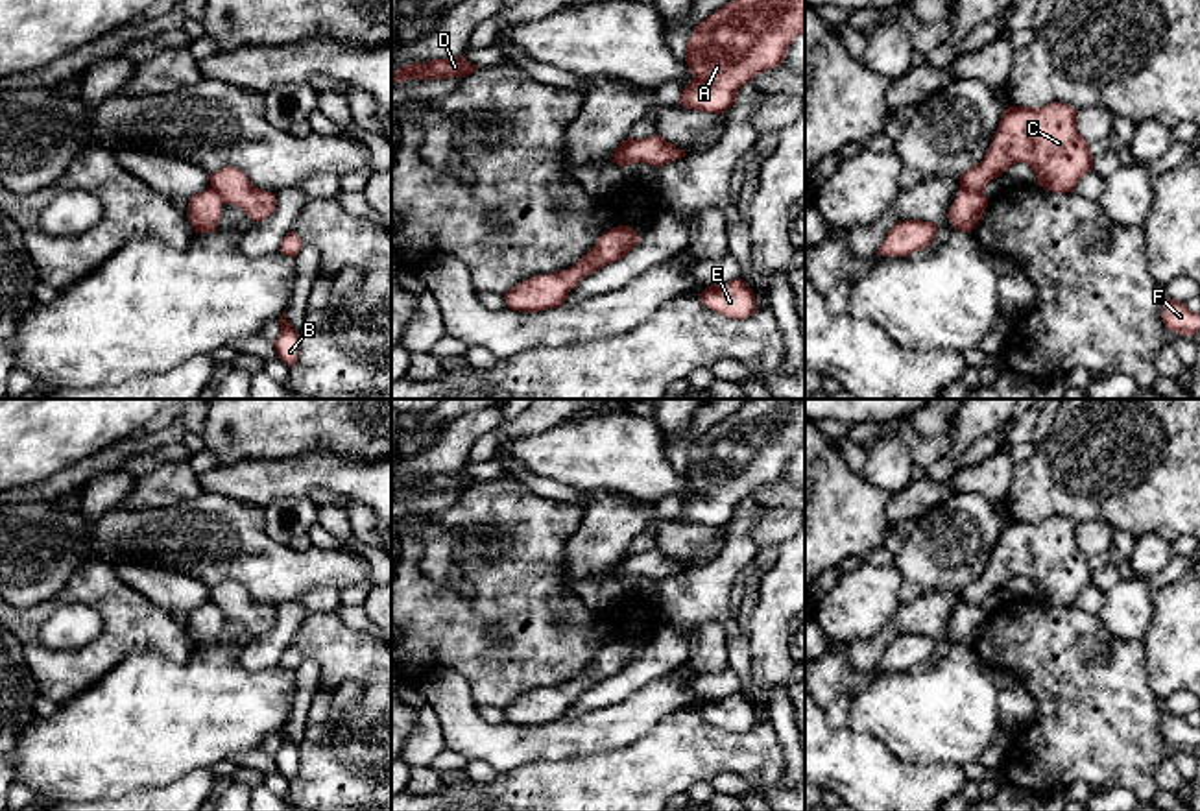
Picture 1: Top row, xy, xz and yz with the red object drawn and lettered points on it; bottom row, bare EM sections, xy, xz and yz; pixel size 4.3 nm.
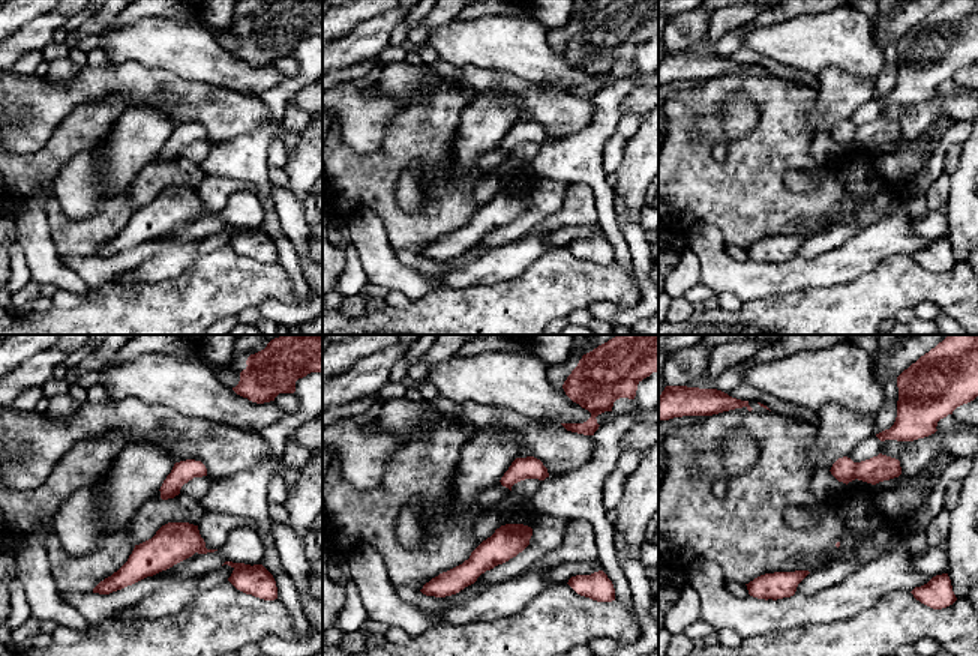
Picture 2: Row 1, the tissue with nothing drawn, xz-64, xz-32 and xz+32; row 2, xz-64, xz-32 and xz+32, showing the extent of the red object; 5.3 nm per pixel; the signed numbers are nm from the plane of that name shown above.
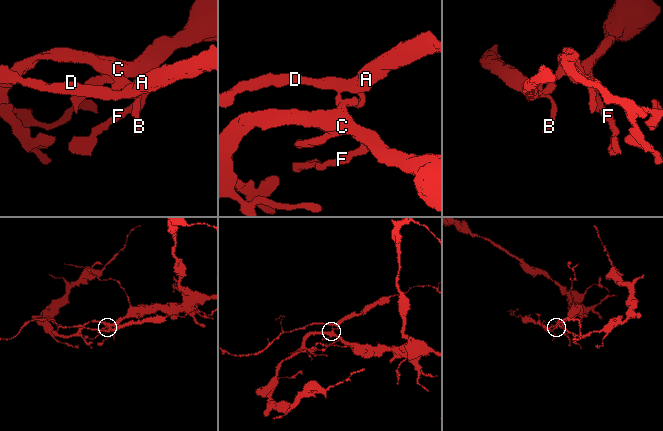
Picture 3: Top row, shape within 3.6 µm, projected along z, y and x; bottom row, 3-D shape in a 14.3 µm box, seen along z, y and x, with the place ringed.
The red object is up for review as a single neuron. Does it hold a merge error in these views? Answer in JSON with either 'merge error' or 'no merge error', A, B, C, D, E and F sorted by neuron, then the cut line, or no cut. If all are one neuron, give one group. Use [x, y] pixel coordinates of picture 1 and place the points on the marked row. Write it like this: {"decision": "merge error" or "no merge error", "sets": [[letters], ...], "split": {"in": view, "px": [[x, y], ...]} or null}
{"decision": "merge error", "sets": [["A", "B", "D"], ["C", "E", "F"]], "split": {"in": "yz", "px": [[960, 189], [981, 194]]}}

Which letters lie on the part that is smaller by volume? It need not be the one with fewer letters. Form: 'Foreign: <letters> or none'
Foreign: A, B, D

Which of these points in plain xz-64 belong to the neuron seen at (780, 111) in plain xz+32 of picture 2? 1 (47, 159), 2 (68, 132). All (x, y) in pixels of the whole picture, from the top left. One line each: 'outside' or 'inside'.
1: inside
2: inside

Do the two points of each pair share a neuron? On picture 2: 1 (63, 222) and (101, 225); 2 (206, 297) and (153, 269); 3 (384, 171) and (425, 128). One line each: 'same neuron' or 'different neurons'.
1: same neuron
2: different neurons
3: same neuron

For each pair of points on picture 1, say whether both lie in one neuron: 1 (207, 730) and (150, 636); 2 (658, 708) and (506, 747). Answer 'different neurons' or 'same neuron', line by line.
1: different neurons
2: same neuron

